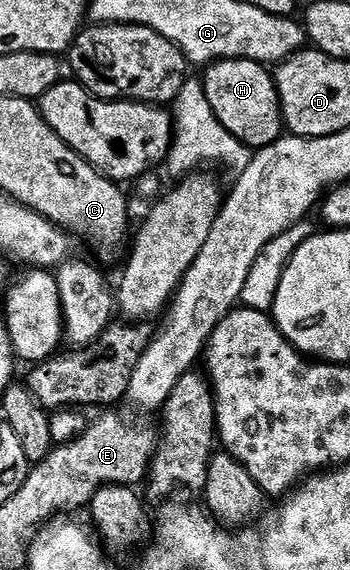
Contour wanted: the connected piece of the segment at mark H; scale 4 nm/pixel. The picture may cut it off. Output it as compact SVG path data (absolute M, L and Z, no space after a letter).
M243 58L216 61L204 73L201 80L209 105L217 115L218 122L237 140L256 151L284 134L283 113L280 111L275 79L262 62Z

